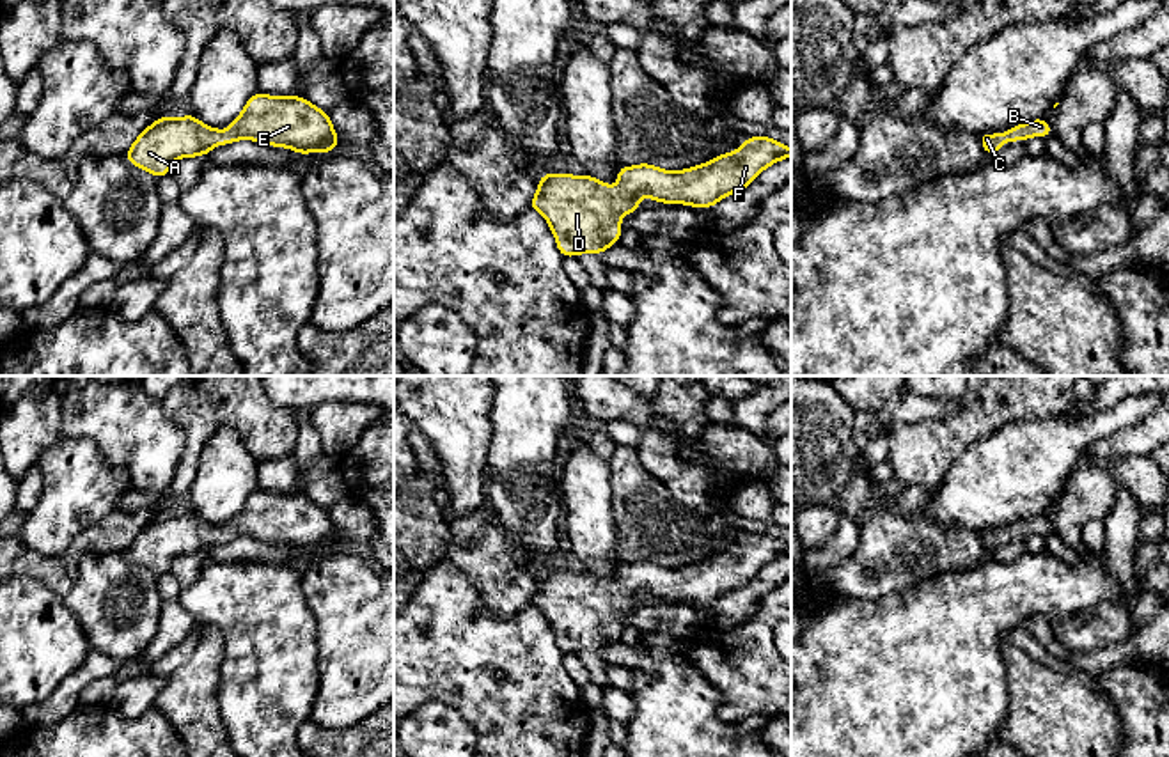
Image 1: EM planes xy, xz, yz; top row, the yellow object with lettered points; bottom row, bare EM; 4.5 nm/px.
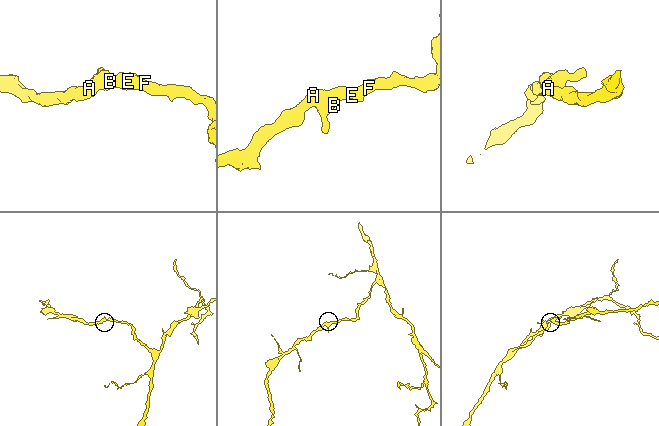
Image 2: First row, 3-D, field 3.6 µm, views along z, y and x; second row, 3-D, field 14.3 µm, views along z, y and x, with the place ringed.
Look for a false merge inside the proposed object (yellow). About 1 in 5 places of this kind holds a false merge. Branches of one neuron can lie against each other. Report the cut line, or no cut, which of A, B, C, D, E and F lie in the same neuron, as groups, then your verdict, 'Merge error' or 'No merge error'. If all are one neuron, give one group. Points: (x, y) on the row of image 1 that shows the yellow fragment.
No split. Groups: A B C D E F. No merge error

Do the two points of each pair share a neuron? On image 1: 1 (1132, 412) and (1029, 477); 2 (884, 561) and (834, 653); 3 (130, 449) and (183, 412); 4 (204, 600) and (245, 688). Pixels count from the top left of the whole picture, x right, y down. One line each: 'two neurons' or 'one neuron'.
1: one neuron
2: two neurons
3: two neurons
4: one neuron

